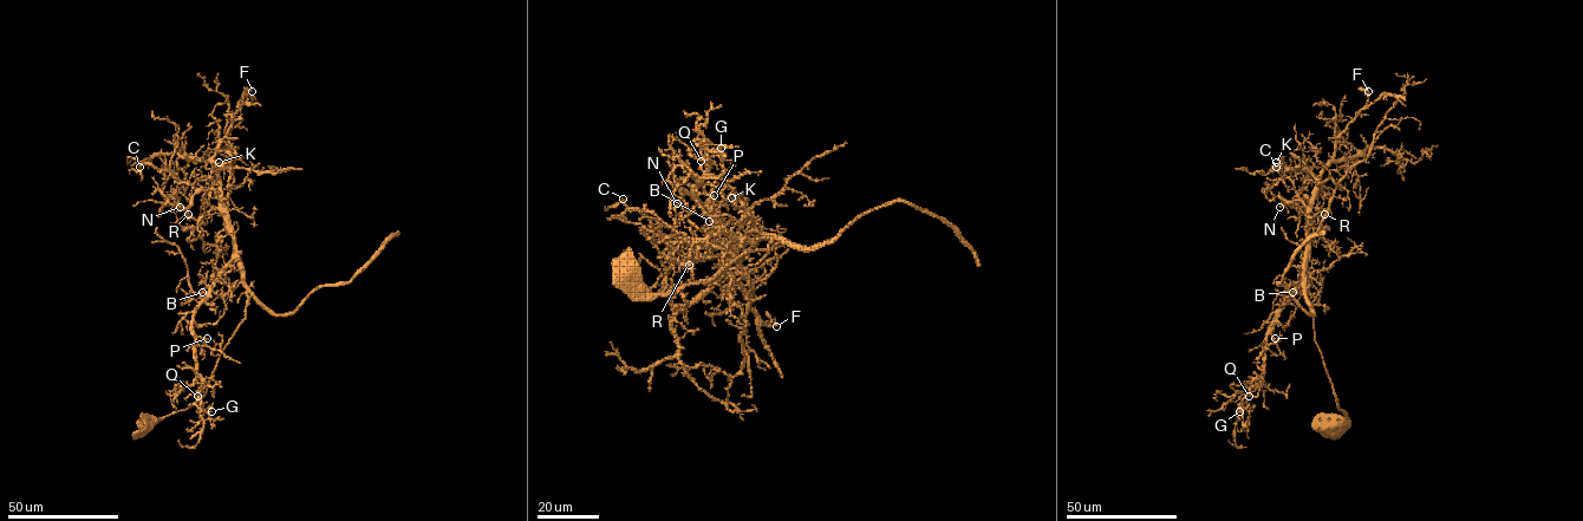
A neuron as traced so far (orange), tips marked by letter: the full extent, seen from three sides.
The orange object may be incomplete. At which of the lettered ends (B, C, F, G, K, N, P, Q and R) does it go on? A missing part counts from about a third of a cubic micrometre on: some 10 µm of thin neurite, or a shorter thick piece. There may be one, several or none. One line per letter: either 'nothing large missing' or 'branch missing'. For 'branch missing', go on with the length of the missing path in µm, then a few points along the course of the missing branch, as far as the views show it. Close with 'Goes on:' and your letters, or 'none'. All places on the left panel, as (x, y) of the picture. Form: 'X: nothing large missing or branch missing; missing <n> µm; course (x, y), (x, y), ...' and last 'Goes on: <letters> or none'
B: nothing large missing
C: nothing large missing
F: nothing large missing
G: nothing large missing
K: nothing large missing
N: nothing large missing
P: nothing large missing
Q: branch missing; missing 20 µm; course (197, 396), (181, 422)
R: nothing large missing
Goes on: Q

